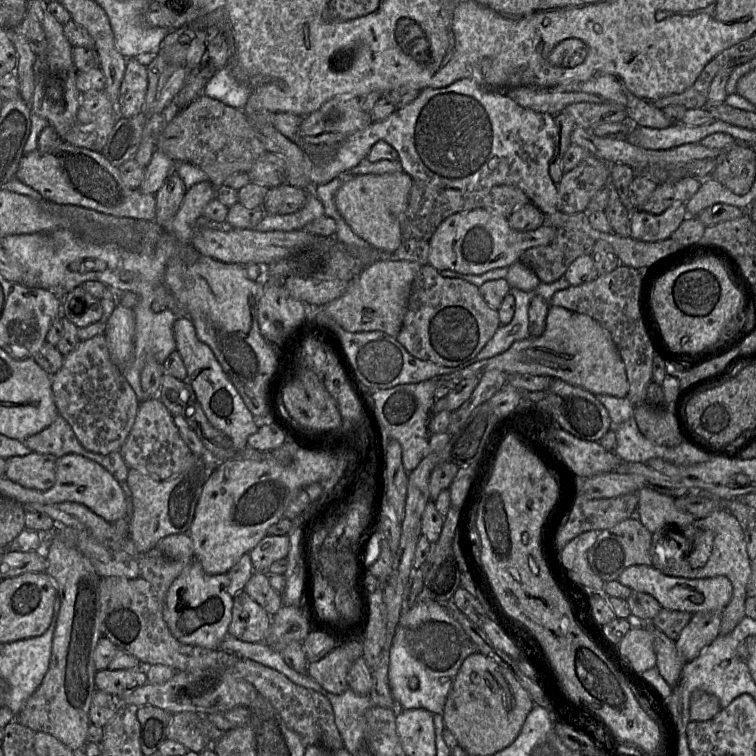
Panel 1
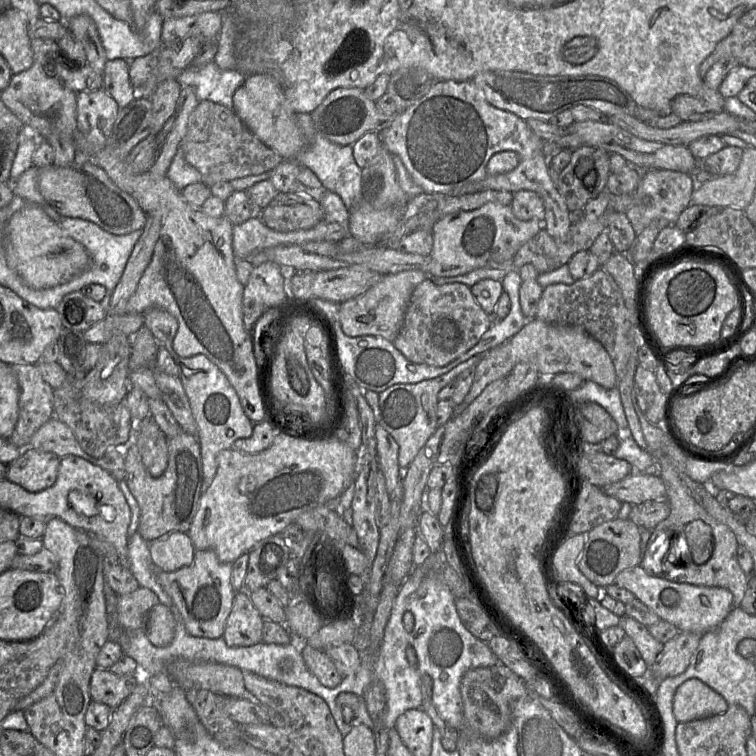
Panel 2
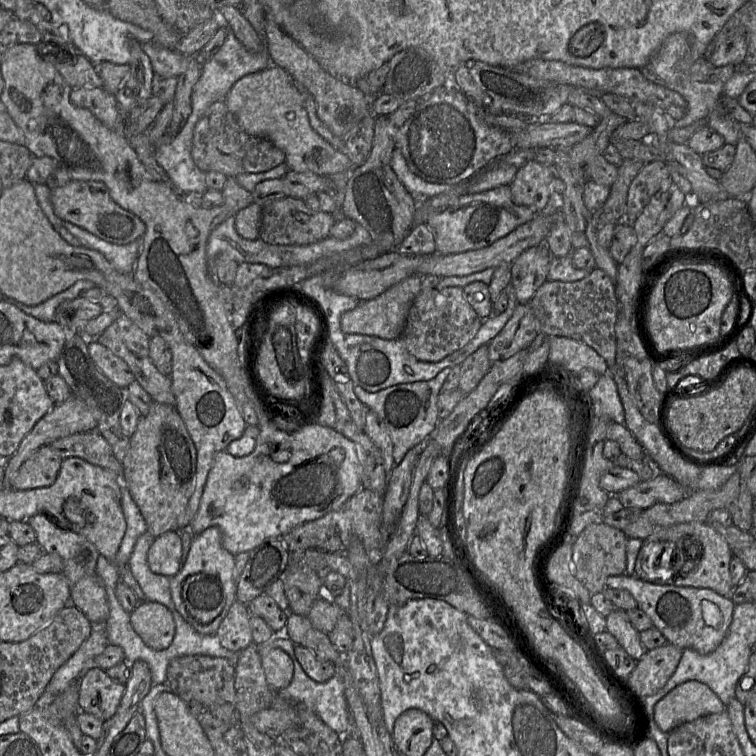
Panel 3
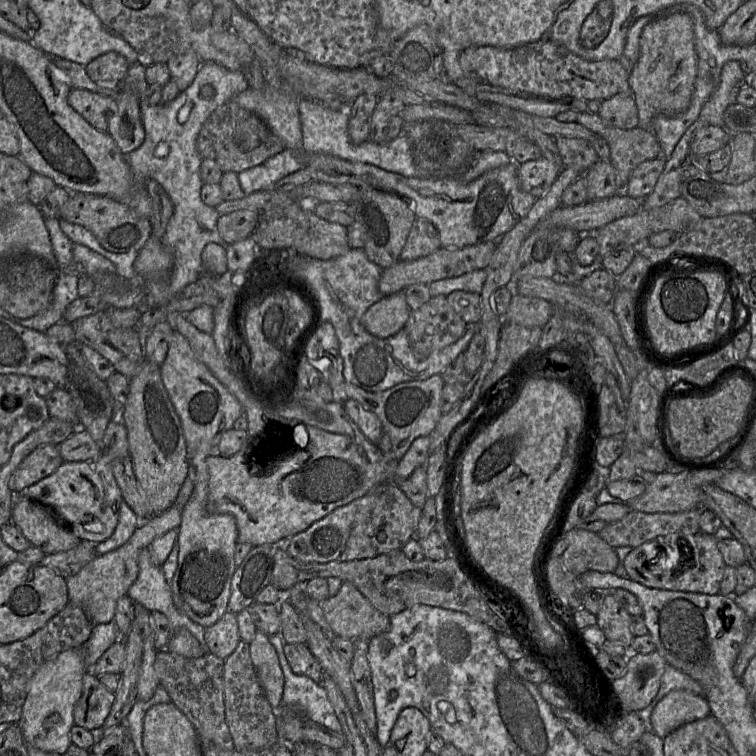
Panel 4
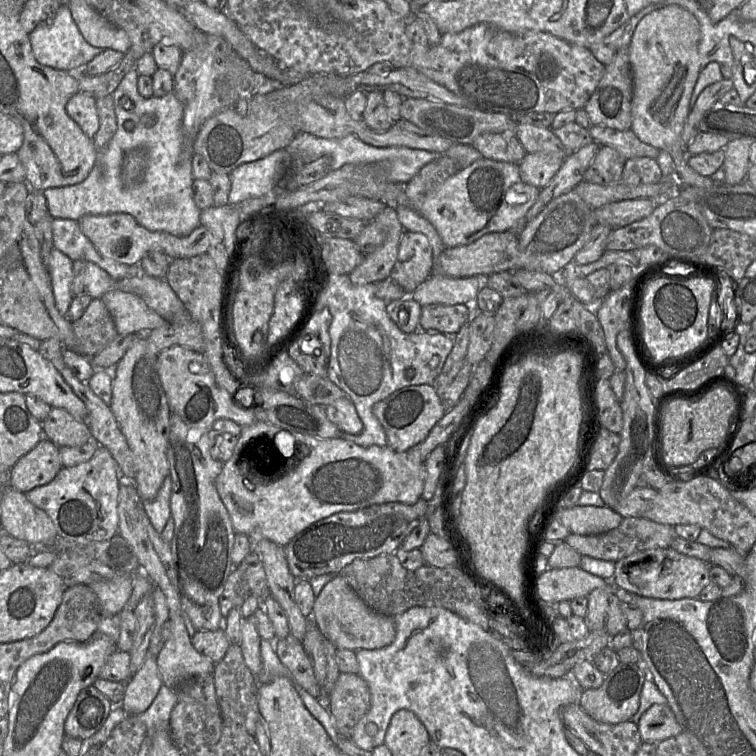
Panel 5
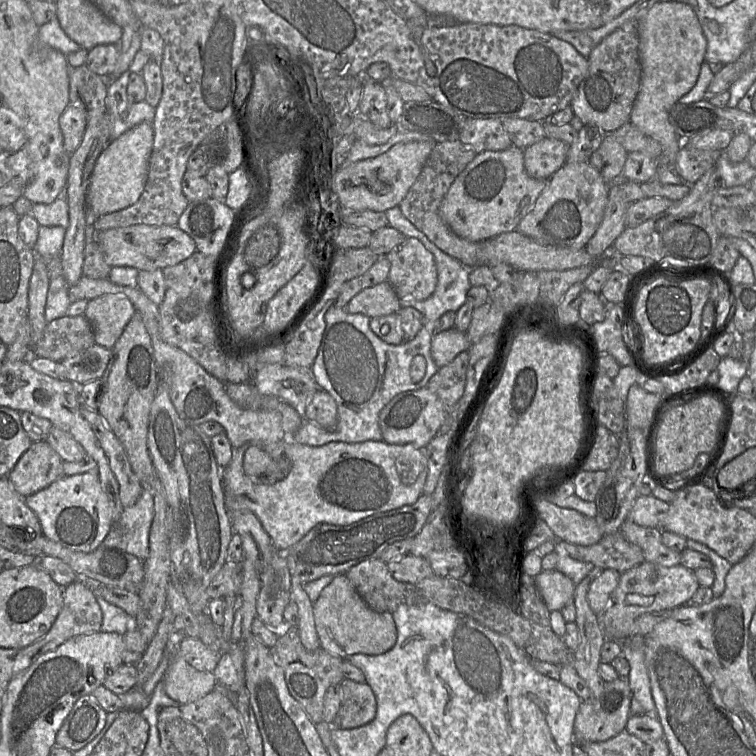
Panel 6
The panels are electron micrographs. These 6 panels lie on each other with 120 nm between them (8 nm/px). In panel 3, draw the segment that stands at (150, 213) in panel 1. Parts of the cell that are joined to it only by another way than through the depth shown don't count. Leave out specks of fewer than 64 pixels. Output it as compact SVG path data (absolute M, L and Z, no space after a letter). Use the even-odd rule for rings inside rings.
M70 179L66 185L52 189L50 198L60 219L84 228L107 242L125 245L141 238L146 231L144 222L134 213L119 206L101 181Z

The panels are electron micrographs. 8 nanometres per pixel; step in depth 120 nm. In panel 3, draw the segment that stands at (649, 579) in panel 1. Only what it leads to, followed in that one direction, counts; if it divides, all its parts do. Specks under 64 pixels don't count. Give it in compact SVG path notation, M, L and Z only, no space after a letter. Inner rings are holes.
M635 575L610 576L606 580L606 587L628 591L637 601L638 607L652 620L653 626L664 635L667 643L682 650L692 649L701 654L712 652L726 637L733 620L735 603L731 597L721 596L711 589L657 585Z

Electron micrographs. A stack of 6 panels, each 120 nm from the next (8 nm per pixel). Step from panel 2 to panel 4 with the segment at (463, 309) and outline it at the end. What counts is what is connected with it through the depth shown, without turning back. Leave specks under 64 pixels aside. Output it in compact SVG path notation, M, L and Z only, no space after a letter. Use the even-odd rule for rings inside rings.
M438 295L431 297L417 310L410 311L404 329L408 334L414 357L417 360L424 360L433 351L438 351L458 341L465 334L466 327L467 323L448 303L447 296Z

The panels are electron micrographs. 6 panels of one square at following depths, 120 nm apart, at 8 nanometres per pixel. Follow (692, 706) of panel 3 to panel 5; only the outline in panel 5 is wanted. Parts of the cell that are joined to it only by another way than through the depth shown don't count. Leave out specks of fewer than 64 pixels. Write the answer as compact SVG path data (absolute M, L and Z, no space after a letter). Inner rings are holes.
M667 703L652 705L643 713L637 727L642 740L653 743L682 732L681 726Z

